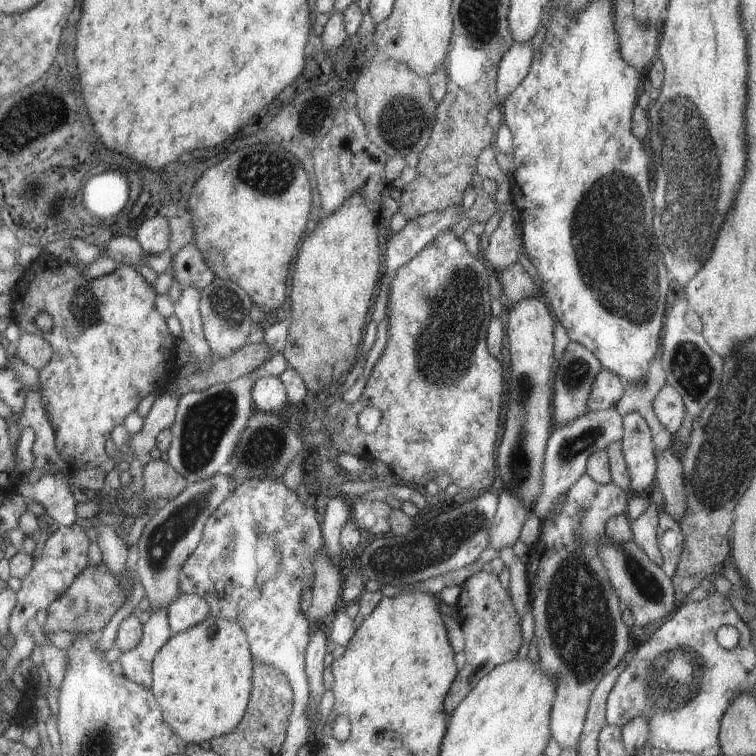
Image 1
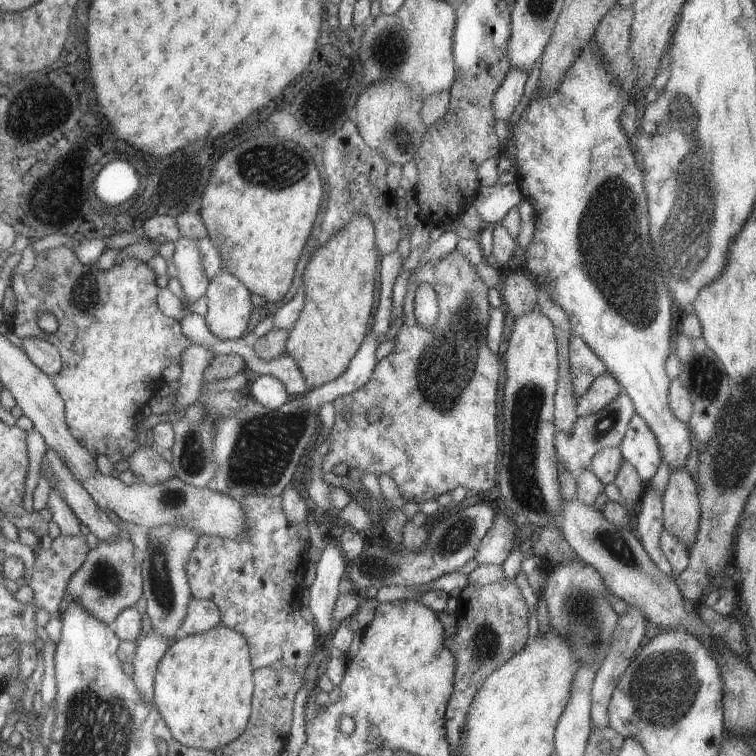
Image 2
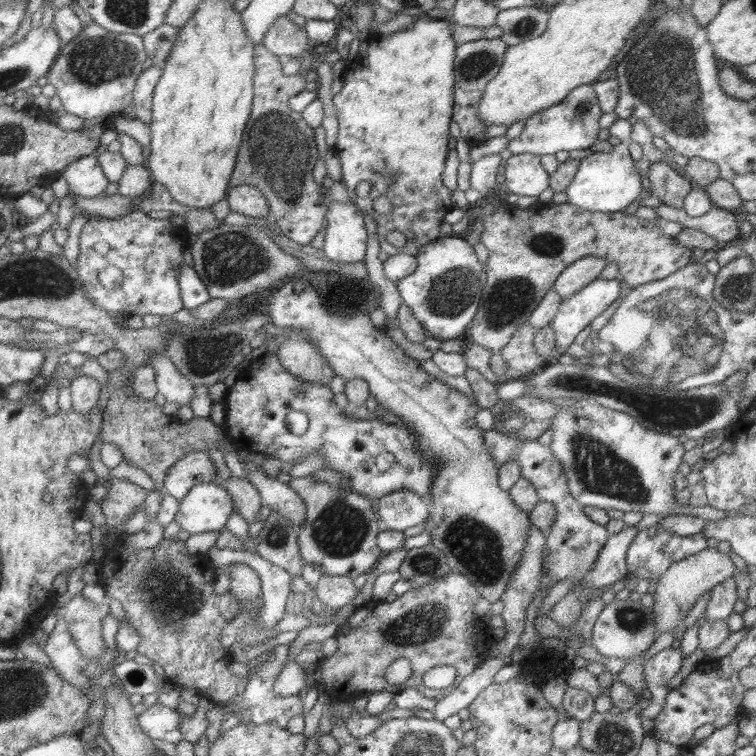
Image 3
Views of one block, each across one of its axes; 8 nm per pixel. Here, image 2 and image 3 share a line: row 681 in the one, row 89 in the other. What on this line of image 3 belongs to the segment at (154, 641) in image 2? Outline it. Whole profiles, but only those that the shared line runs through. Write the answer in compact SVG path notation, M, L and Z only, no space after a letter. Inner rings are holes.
M152 65L142 70L132 91L131 110L133 110L133 119L139 120L147 126L151 121L152 93L161 77L161 70L162 68Z

